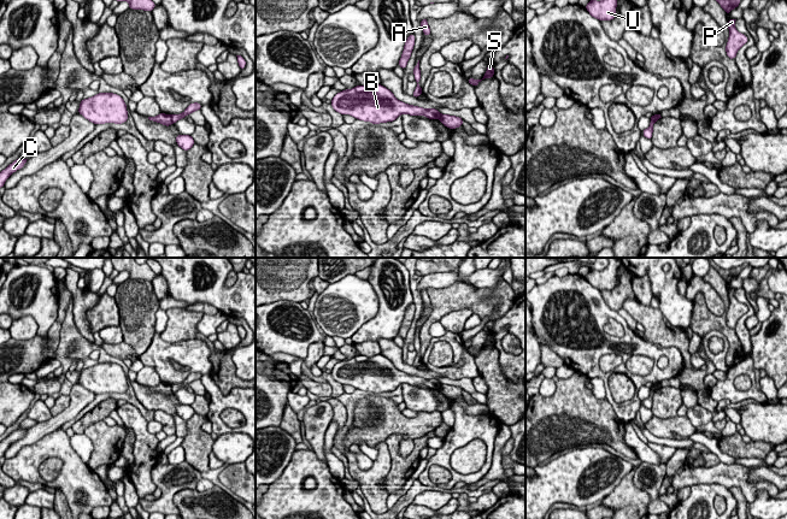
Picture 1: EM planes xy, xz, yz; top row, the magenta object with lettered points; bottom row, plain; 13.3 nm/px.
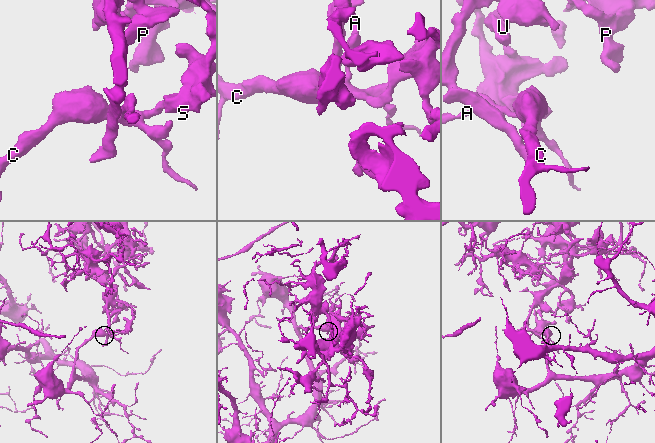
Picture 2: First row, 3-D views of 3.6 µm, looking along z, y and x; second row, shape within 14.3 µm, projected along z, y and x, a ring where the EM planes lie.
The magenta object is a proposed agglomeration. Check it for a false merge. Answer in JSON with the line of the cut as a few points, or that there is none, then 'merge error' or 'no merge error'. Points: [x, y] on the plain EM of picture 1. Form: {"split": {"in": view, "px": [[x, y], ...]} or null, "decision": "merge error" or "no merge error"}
{"split": {"in": "xy", "px": [[170, 384], [172, 391]]}, "decision": "merge error"}

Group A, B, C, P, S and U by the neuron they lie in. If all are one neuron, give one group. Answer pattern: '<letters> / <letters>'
A B C / P S U

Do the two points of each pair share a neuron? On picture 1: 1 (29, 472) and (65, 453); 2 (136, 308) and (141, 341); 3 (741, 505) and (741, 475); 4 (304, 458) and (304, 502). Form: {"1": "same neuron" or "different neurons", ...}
{"1": "same neuron", "2": "same neuron", "3": "different neurons", "4": "same neuron"}

